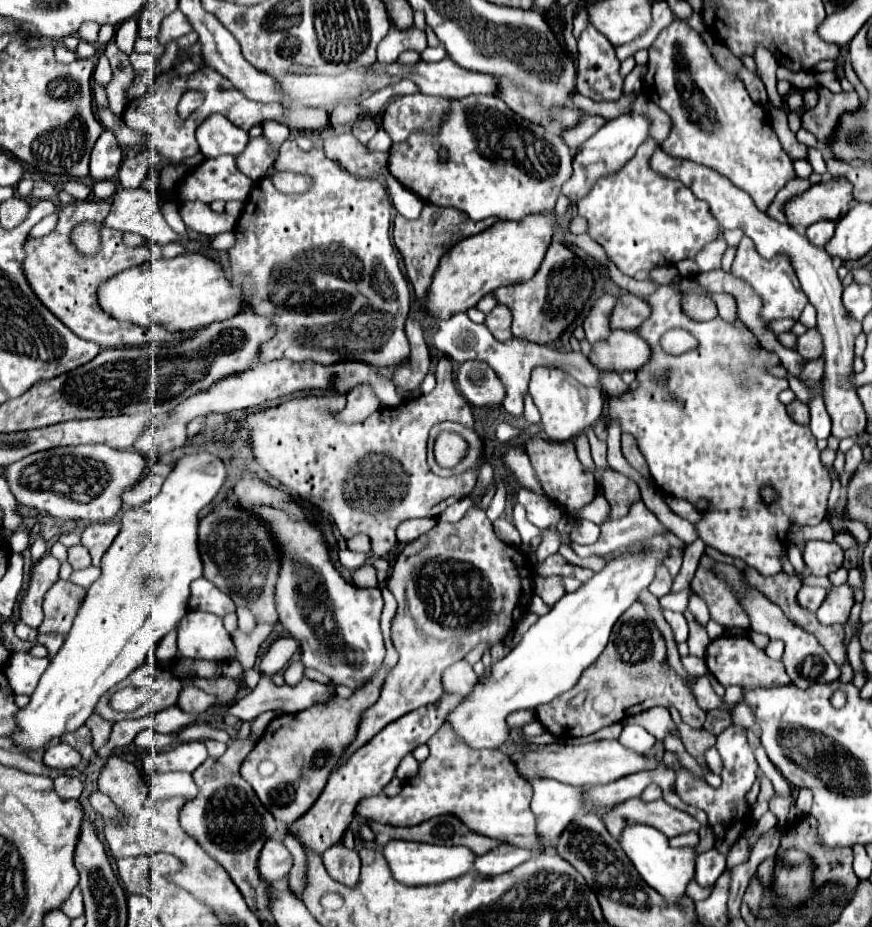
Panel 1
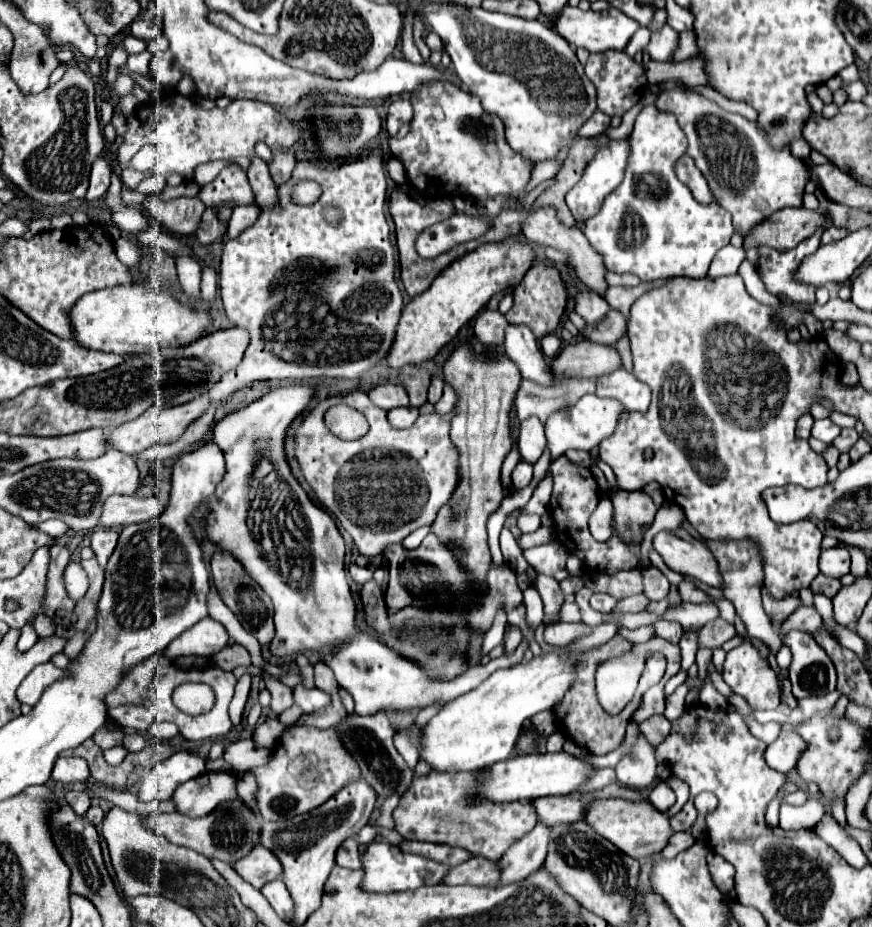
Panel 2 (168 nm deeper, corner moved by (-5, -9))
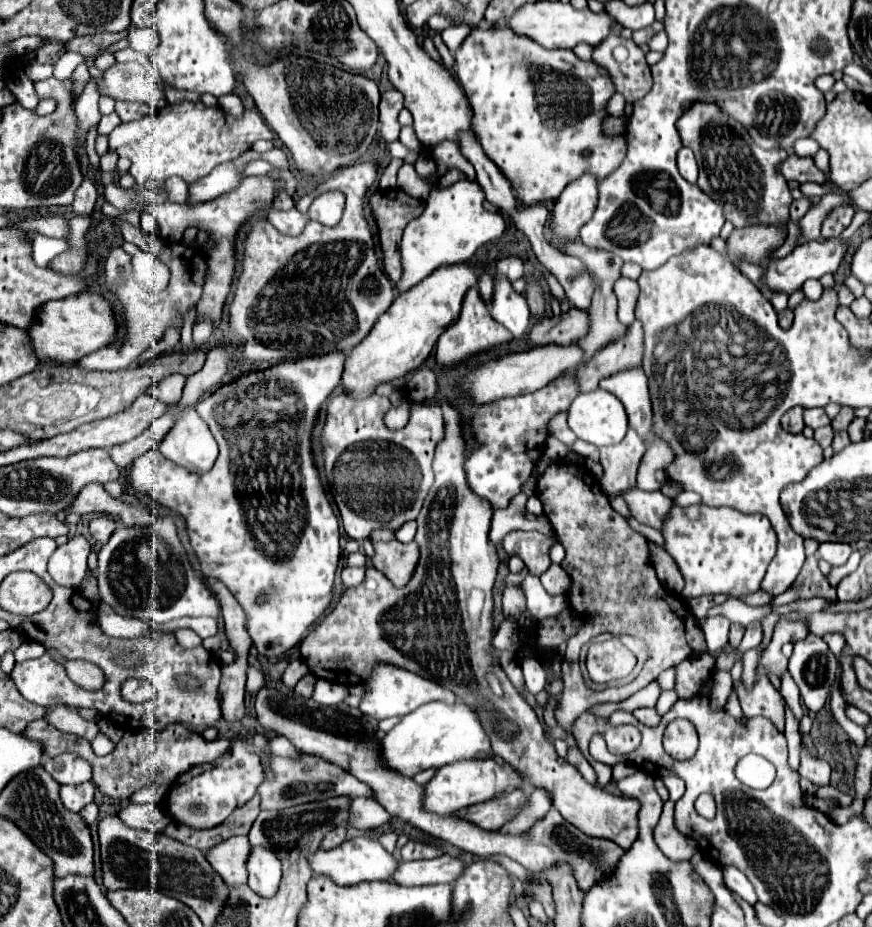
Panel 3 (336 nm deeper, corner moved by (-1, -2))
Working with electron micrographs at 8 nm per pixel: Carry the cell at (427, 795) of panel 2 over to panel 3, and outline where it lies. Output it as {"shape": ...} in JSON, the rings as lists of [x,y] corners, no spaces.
{"shape":[[[354,798],[352,802],[352,814],[350,814],[350,824],[354,828],[378,828],[386,822],[390,822],[390,814],[378,806],[372,798]]]}

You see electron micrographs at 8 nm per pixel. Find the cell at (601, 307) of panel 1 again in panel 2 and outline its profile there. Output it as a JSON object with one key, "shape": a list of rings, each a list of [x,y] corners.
{"shape":[[[580,291],[576,295],[576,313],[584,317],[586,323],[600,321],[610,311],[610,305],[604,297],[594,291]]]}

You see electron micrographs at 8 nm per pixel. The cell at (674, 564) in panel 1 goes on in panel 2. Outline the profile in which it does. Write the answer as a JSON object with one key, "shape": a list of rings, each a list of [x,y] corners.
{"shape":[[[696,631],[684,633],[684,637],[680,639],[680,649],[682,649],[682,669],[688,671],[694,665],[694,657],[696,657],[696,651],[698,651]]]}

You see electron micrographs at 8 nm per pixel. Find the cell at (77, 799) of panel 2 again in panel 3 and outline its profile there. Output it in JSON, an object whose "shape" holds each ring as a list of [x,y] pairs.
{"shape":[[[84,782],[84,784],[66,784],[60,788],[60,798],[64,806],[72,812],[80,812],[86,804],[94,800],[94,784]]]}

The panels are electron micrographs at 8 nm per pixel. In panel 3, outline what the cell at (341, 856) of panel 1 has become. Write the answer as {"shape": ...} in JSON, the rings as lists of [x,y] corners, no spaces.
{"shape":[[[334,828],[330,834],[326,834],[326,838],[324,838],[324,842],[322,842],[322,848],[326,848],[326,850],[330,850],[330,848],[336,848],[336,846],[340,846],[342,842],[346,840],[346,828]]]}

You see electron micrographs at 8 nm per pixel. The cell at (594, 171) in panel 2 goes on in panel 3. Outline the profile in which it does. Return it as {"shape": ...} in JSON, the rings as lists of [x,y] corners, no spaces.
{"shape":[[[584,174],[582,178],[570,182],[554,202],[550,226],[556,240],[576,240],[580,228],[592,218],[596,200],[598,180],[594,174]]]}

